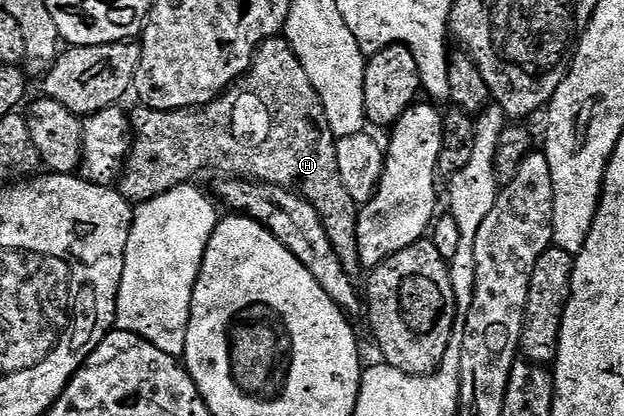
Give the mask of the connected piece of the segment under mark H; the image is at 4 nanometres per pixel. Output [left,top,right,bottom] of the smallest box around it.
[119,35,362,279]

